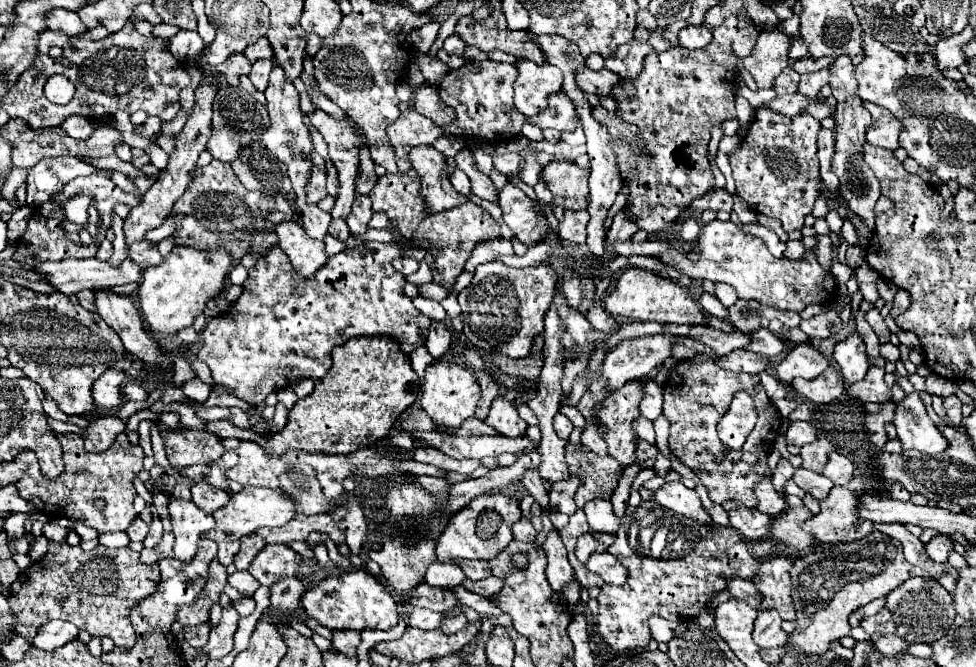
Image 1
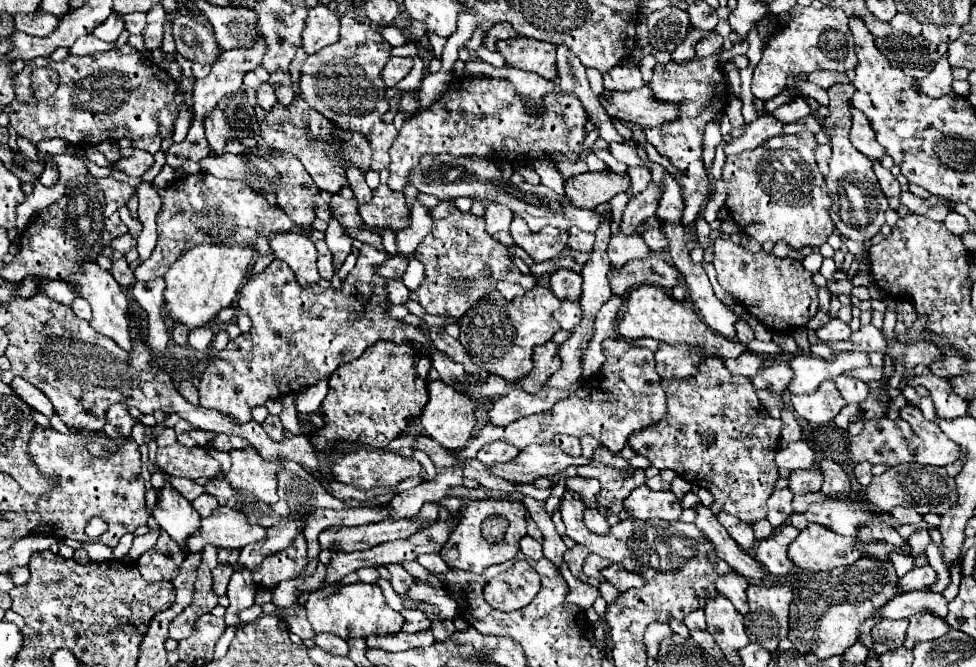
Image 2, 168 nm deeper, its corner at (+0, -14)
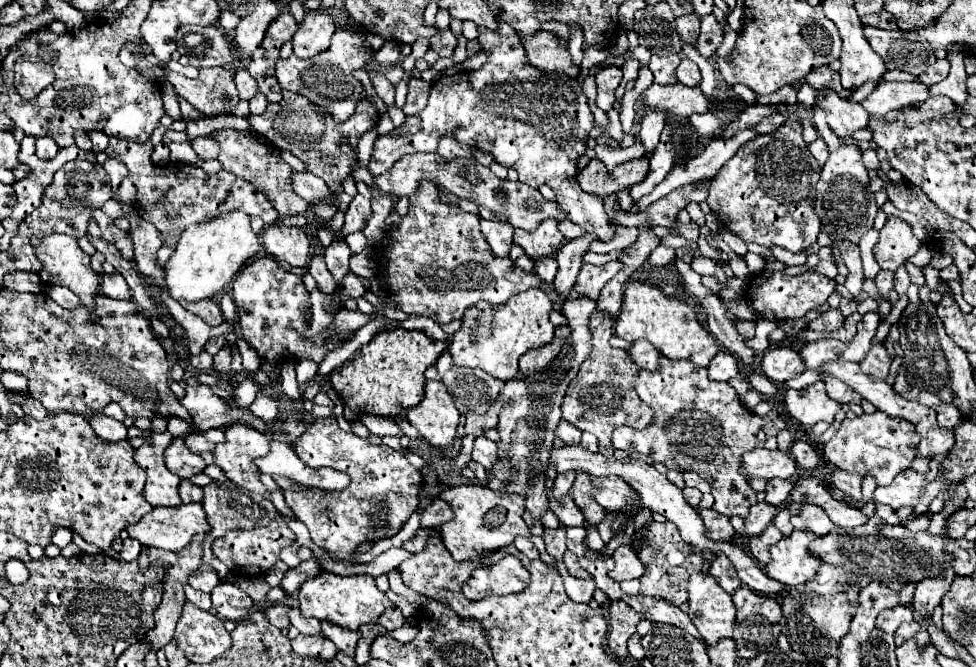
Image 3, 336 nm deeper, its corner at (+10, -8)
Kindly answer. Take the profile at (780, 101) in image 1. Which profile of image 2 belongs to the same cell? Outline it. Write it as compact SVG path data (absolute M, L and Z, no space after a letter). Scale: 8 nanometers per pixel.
M761 115L755 121L751 121L749 125L745 125L741 137L731 139L725 145L725 155L739 155L747 149L755 149L759 145L763 145L767 139L777 137L783 133L783 123L771 119L771 115Z

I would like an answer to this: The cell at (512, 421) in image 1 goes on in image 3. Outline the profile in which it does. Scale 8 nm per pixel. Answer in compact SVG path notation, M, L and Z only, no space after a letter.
M477 437L475 447L473 447L473 461L481 463L487 471L491 471L493 465L497 463L497 443L485 437Z

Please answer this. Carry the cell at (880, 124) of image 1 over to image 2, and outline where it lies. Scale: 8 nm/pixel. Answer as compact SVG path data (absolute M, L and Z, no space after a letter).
M851 109L851 119L853 119L853 127L851 127L851 145L861 151L863 155L867 155L869 159L879 159L885 155L883 147L877 143L875 139L875 131L871 129L871 123L869 119L857 111L857 109Z

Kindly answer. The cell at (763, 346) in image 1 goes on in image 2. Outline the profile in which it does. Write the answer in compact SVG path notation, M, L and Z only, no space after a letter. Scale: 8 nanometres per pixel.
M745 351L743 355L735 357L735 359L725 359L723 361L725 367L731 371L731 375L743 375L743 377L753 377L759 367L763 365L763 359L757 353Z

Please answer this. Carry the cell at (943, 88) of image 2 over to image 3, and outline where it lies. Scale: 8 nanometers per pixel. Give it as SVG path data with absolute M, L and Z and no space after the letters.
M917 77L905 83L879 83L875 91L861 101L867 113L883 117L903 105L913 105L929 99L929 87Z

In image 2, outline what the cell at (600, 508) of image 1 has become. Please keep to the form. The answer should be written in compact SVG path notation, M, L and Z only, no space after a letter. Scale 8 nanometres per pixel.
M585 509L585 525L591 533L597 533L597 535L605 535L609 531L609 523L607 519L597 511L597 509Z

